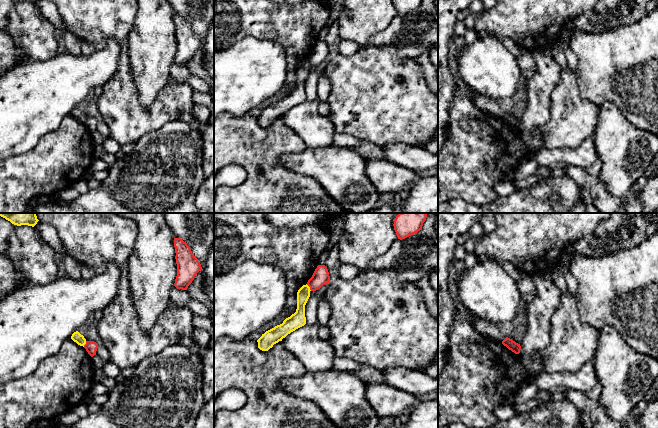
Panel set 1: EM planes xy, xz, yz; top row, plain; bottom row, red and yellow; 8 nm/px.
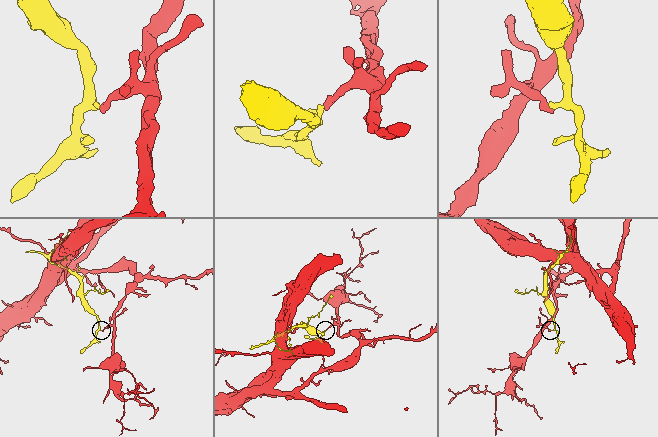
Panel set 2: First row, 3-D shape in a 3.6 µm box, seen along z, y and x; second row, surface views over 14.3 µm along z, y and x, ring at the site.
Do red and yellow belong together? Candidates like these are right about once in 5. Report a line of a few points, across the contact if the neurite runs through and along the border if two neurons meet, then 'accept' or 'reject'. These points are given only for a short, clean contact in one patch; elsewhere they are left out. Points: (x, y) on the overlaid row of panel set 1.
line xz (306, 284), (311, 290); reject

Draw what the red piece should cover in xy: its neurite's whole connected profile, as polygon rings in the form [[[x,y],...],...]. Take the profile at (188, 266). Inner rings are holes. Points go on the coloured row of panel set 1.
[[[174,238],[174,247],[177,264],[177,276],[174,286],[177,289],[187,290],[197,273],[202,270],[202,267],[190,247],[181,238]]]

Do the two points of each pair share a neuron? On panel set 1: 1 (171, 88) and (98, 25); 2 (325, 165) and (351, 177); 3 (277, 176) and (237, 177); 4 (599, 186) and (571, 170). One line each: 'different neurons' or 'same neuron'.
1: same neuron
2: same neuron
3: different neurons
4: same neuron

